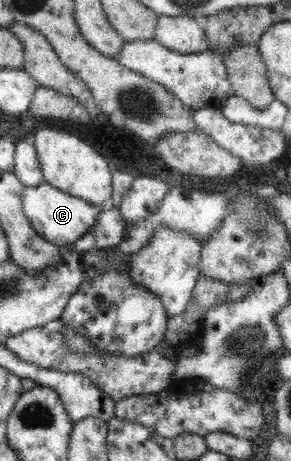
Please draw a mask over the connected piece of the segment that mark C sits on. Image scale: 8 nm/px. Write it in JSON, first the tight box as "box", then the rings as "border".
{"box":[22,183,105,250],"border":[[[47,183],[24,187],[22,203],[23,213],[33,230],[39,233],[41,238],[55,244],[61,250],[68,249],[81,239],[81,236],[84,236],[100,221],[102,212],[105,210],[105,207],[91,205],[90,202],[57,190]]]}

